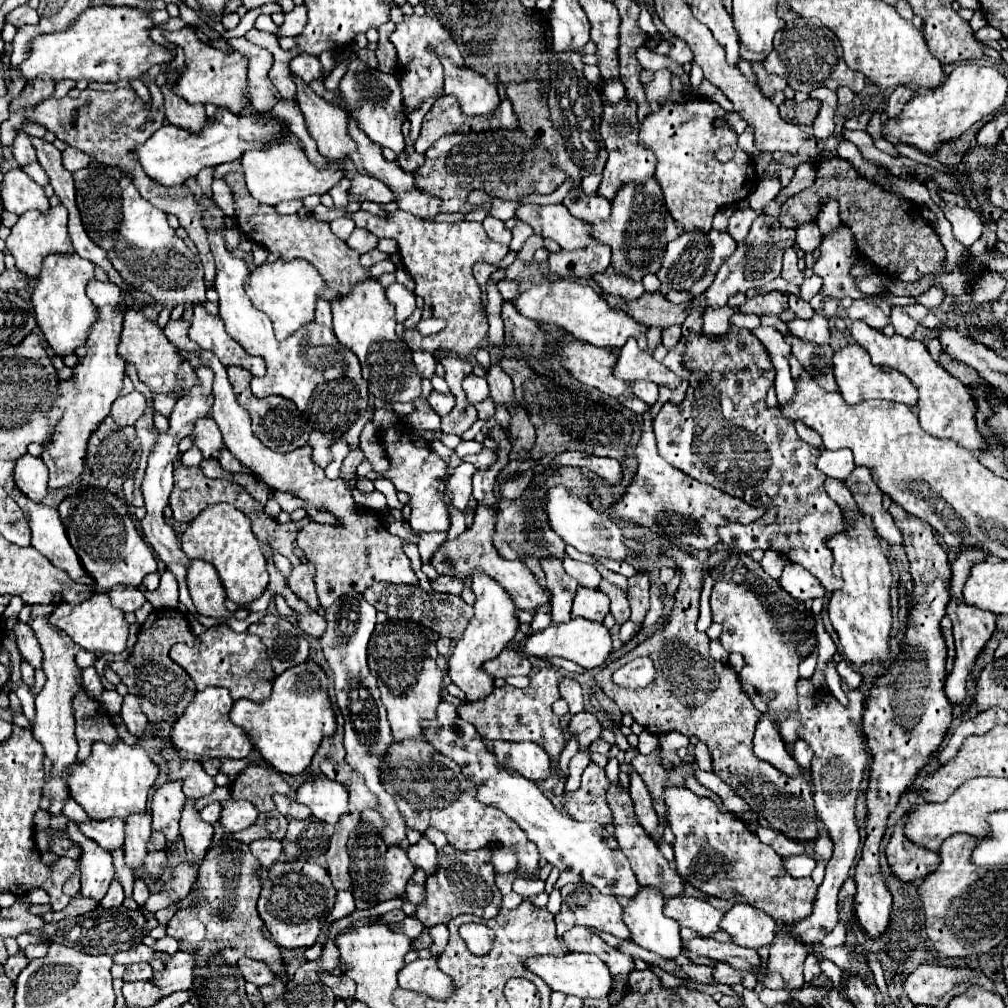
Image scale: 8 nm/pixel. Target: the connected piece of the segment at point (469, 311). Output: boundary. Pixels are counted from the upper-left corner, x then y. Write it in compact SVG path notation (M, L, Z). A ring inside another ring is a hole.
M357 211L351 215L357 227L367 229L377 237L395 239L405 269L415 279L415 293L425 299L423 319L439 317L447 321L447 327L435 335L423 337L417 329L405 331L405 341L411 351L447 351L459 357L467 357L481 347L483 335L487 333L485 307L481 305L481 287L477 285L471 267L480 261L497 264L509 252L507 246L491 241L481 223L459 221L459 223L431 223L407 215L405 211L395 211L389 219L379 219L367 211Z

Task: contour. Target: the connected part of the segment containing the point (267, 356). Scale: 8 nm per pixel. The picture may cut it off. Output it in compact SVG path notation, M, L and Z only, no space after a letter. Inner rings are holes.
M197 179L185 181L195 193L195 199L205 205L205 223L209 231L211 253L217 265L215 291L219 293L219 317L225 321L227 333L251 355L259 355L267 363L267 375L251 381L255 397L281 395L297 405L297 409L307 417L313 429L321 429L325 435L341 437L351 429L361 411L367 407L367 381L361 377L361 365L357 355L341 345L329 327L321 327L317 321L307 323L301 331L295 331L285 341L277 341L271 329L271 321L265 313L257 311L249 297L245 295L245 277L249 269L245 261L235 259L225 243L225 215L223 211L205 199L197 187ZM219 227L219 231L215 229Z

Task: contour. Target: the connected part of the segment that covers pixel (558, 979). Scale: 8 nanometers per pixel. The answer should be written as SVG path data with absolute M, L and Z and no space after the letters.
M565 953L563 957L533 957L533 959L525 959L525 967L529 967L531 973L539 975L553 991L575 995L579 999L607 997L613 985L611 973L605 967L605 963L597 959L597 955L589 955L589 953Z

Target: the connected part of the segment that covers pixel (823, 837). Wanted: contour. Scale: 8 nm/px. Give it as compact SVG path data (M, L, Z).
M819 823L819 831L821 831L821 835L817 835L817 843L815 843L815 851L817 851L817 855L823 859L823 861L827 861L829 857L831 857L831 851L833 851L833 847L831 847L831 839L829 839L829 833L825 831L825 827Z

